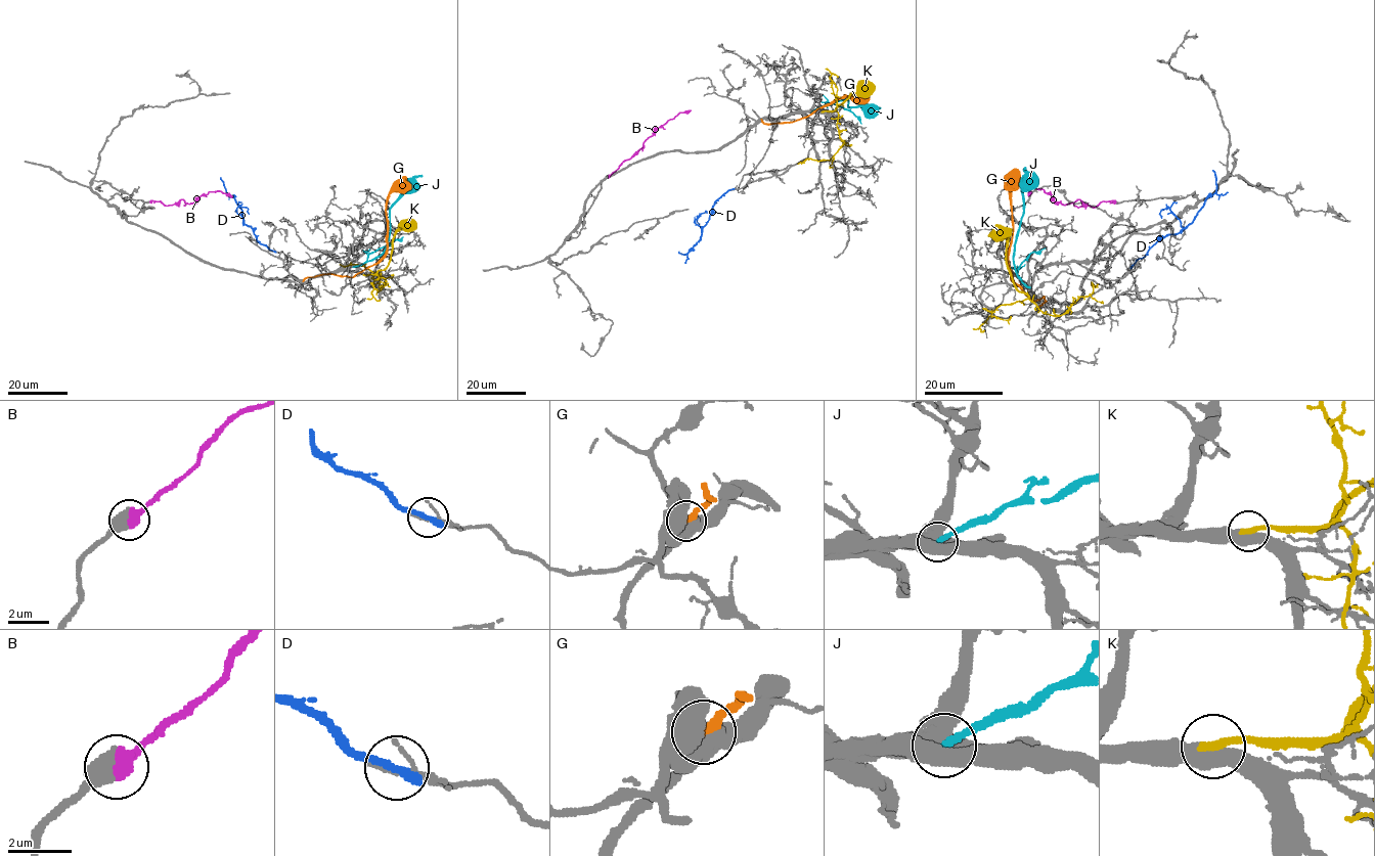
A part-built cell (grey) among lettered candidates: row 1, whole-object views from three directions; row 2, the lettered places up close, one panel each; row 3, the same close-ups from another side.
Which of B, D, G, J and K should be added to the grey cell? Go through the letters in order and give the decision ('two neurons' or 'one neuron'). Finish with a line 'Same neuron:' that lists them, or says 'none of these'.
B: one neuron
D: two neurons
G: two neurons
J: two neurons
K: two neurons
Same neuron: B

